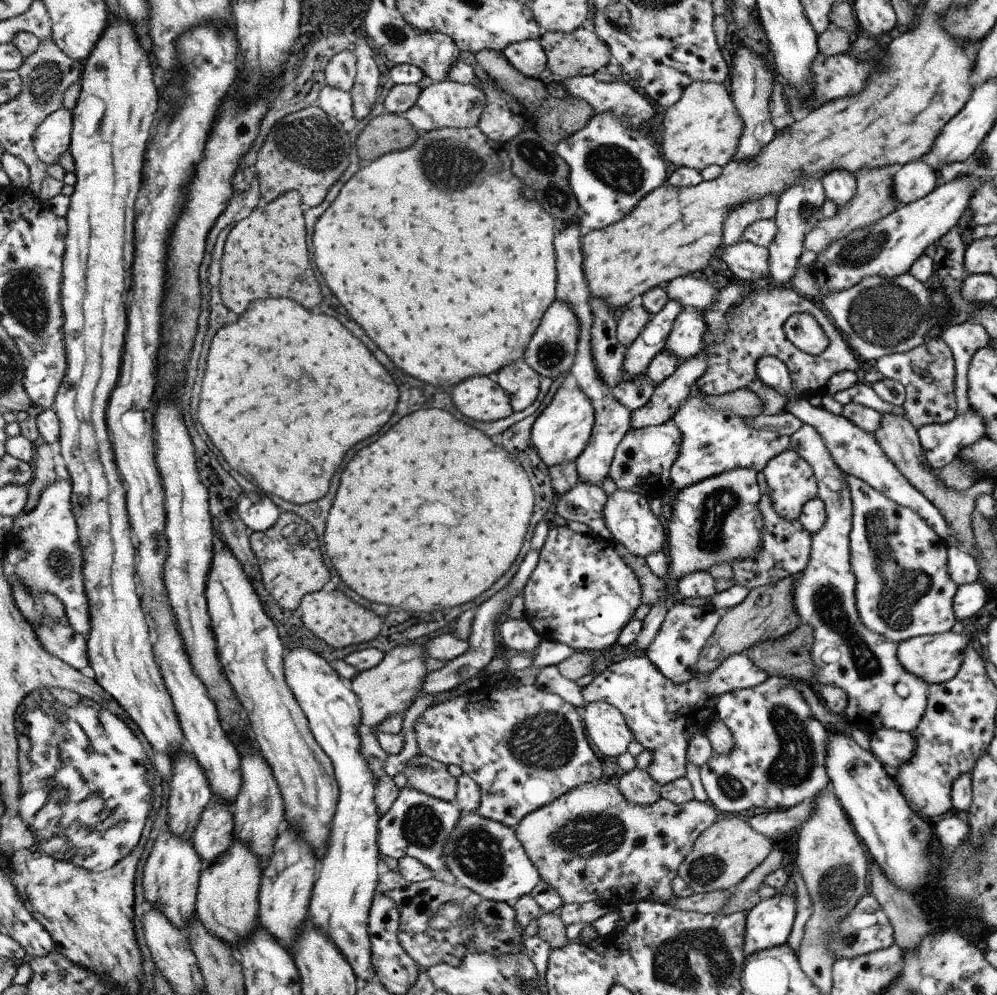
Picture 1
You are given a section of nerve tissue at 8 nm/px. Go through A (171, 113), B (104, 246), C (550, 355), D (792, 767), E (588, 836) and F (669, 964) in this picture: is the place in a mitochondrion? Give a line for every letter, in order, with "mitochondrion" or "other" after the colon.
A: other
B: other
C: mitochondrion
D: mitochondrion
E: mitochondrion
F: mitochondrion

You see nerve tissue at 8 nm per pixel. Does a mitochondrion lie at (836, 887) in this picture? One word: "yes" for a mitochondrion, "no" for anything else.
yes

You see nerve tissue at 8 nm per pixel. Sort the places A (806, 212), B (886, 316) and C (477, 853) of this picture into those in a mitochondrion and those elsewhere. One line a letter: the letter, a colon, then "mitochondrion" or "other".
A: mitochondrion
B: mitochondrion
C: mitochondrion

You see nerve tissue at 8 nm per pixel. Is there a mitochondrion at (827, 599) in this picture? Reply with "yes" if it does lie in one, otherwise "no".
yes

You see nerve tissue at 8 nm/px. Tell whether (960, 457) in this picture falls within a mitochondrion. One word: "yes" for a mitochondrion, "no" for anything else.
no

